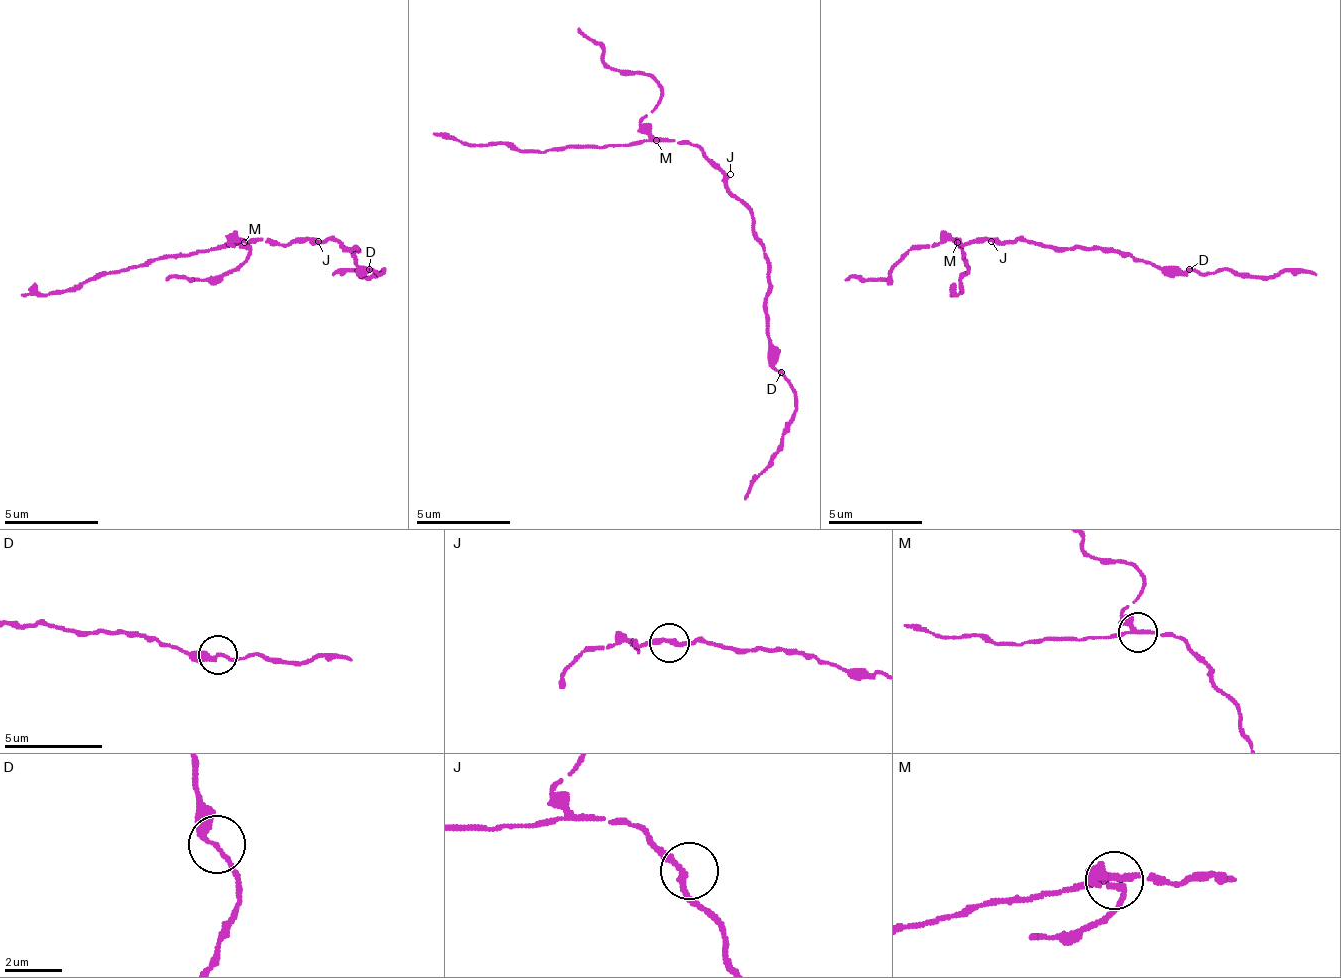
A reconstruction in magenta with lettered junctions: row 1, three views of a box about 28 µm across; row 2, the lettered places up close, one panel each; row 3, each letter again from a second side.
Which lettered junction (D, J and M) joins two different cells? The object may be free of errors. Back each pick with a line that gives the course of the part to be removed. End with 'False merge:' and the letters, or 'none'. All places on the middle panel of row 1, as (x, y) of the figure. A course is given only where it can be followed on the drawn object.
M: course (654, 141), (514, 151), (499, 141), (481, 146), (434, 132)
False merge: M

